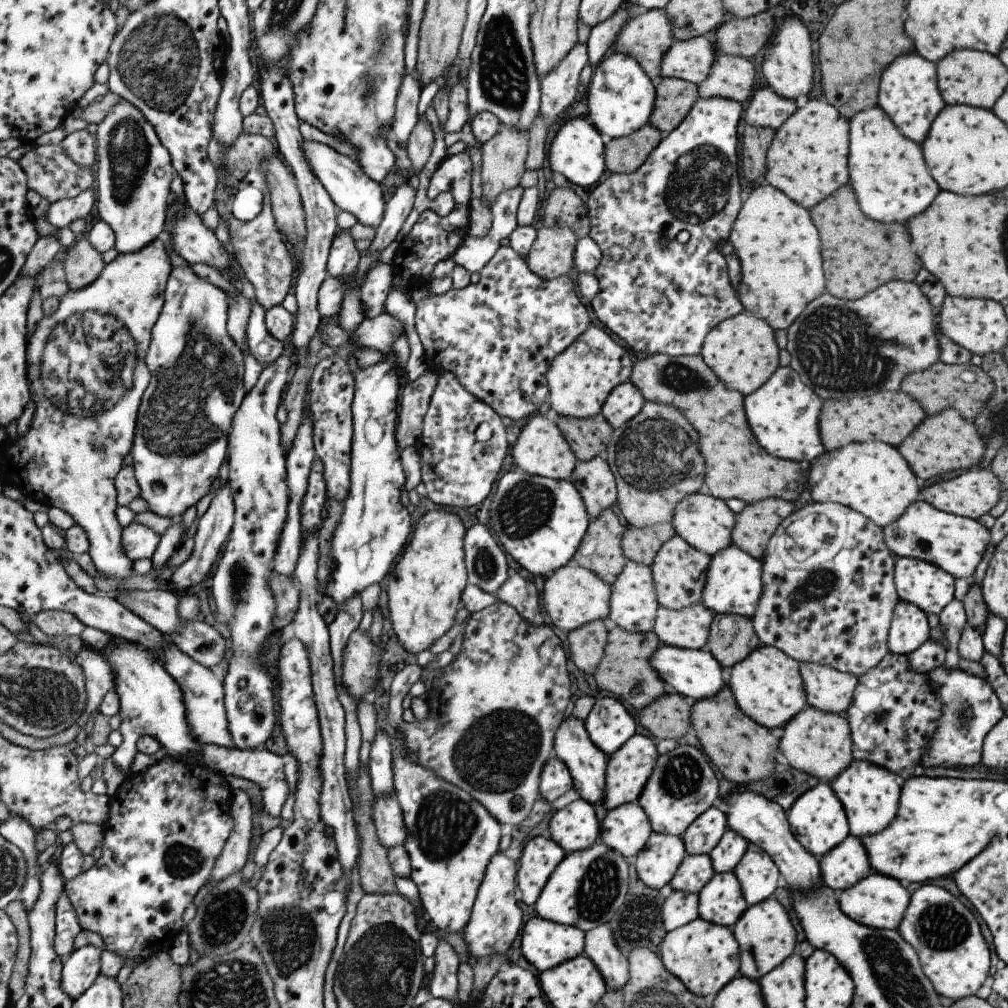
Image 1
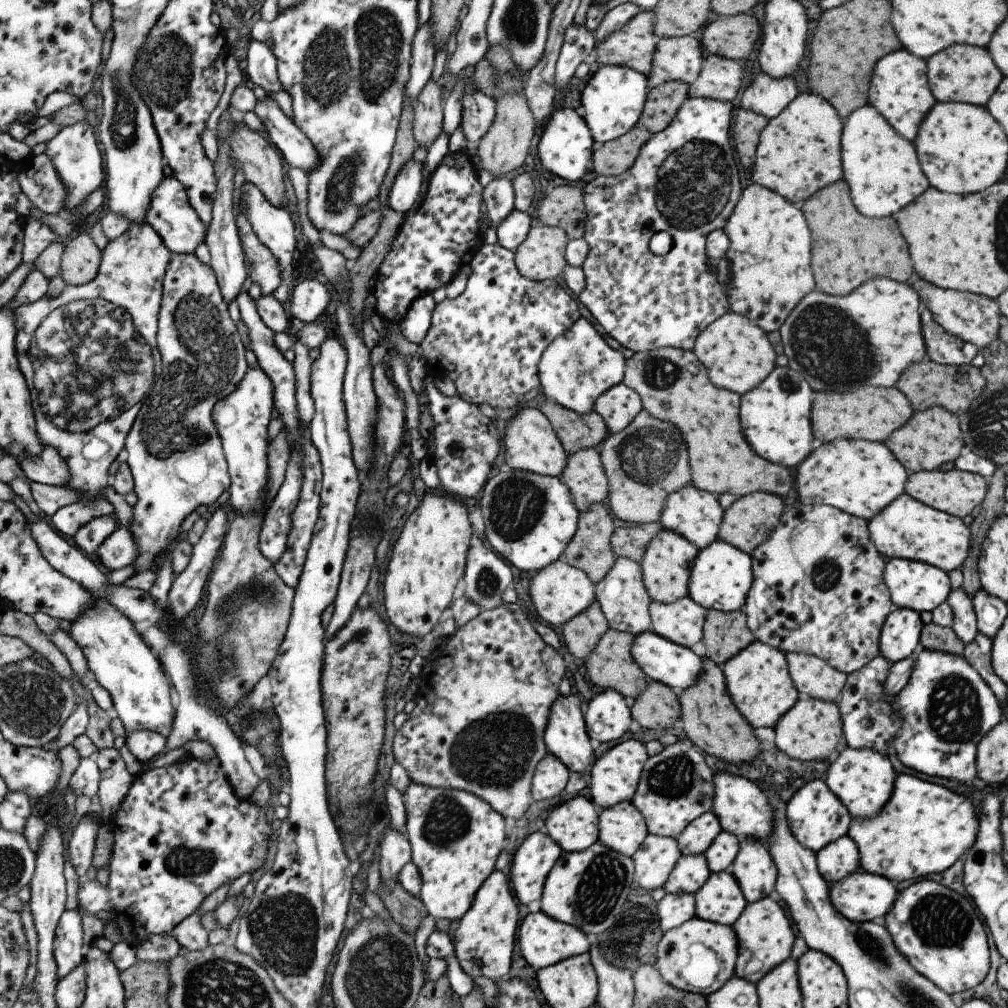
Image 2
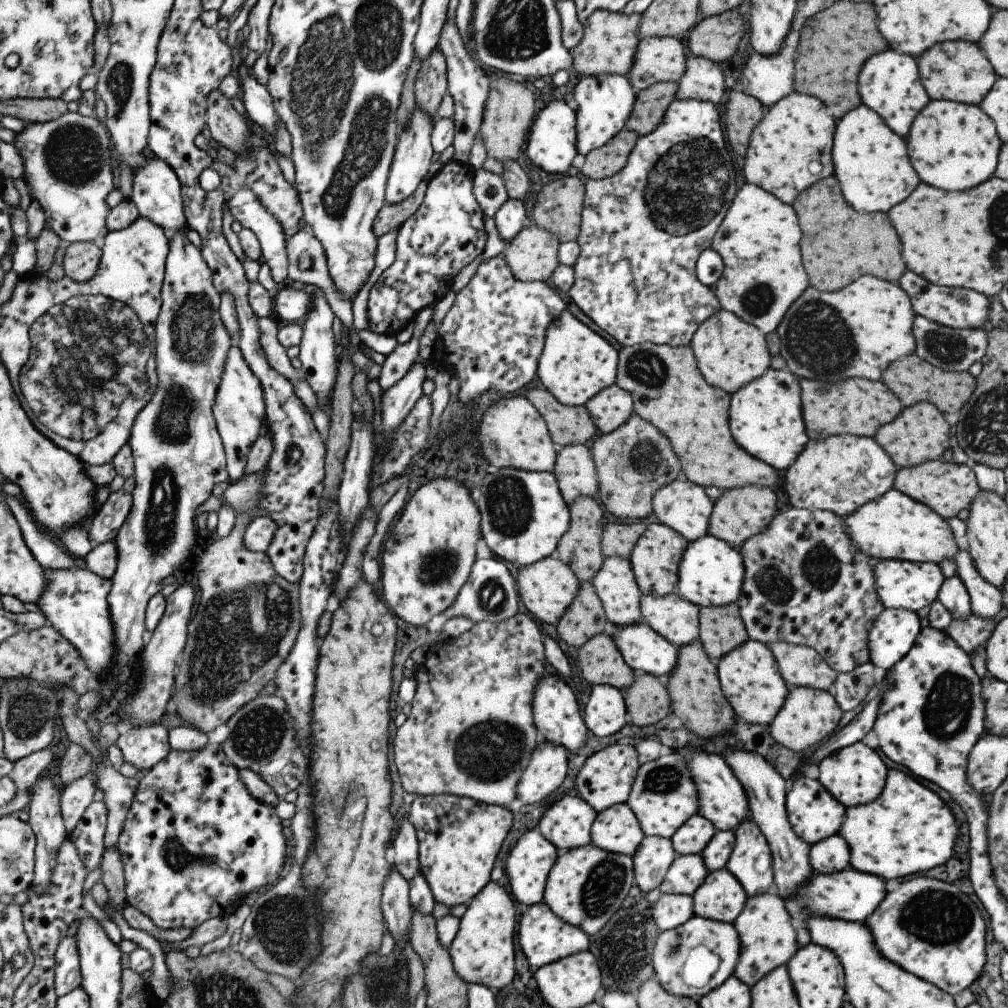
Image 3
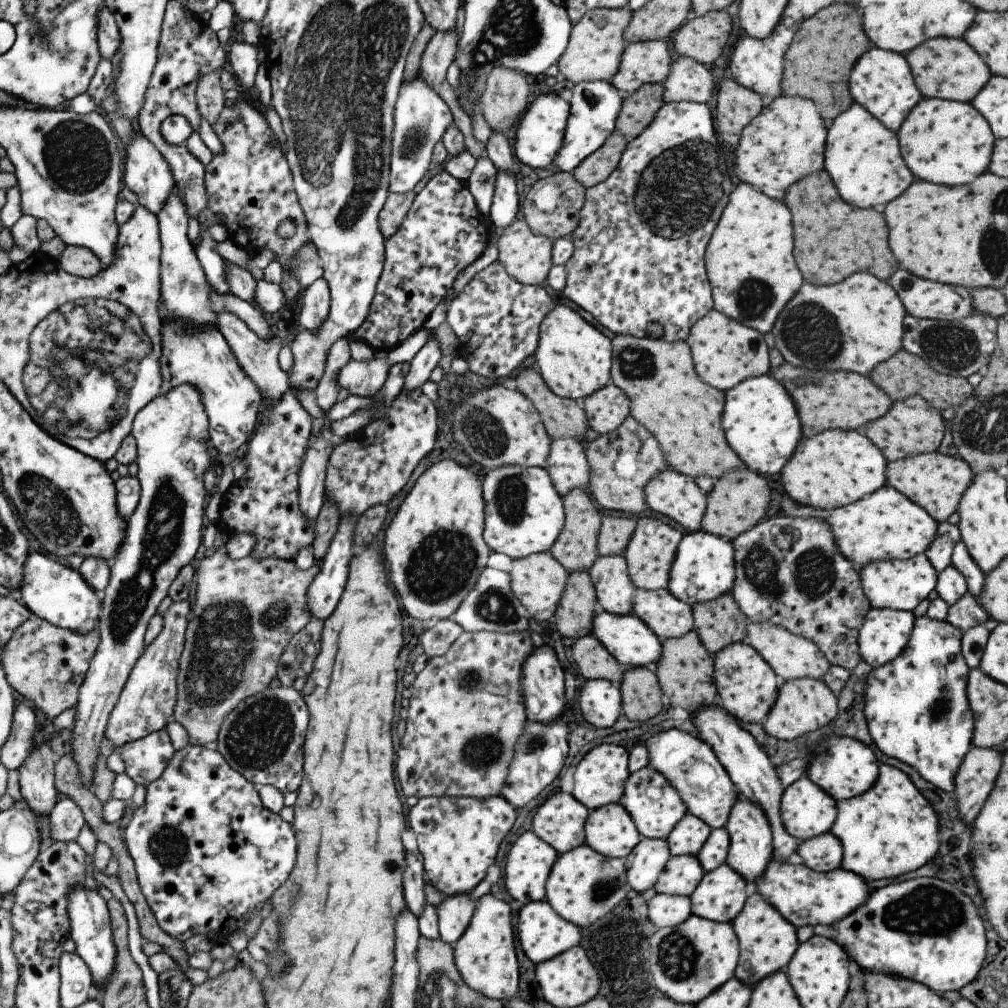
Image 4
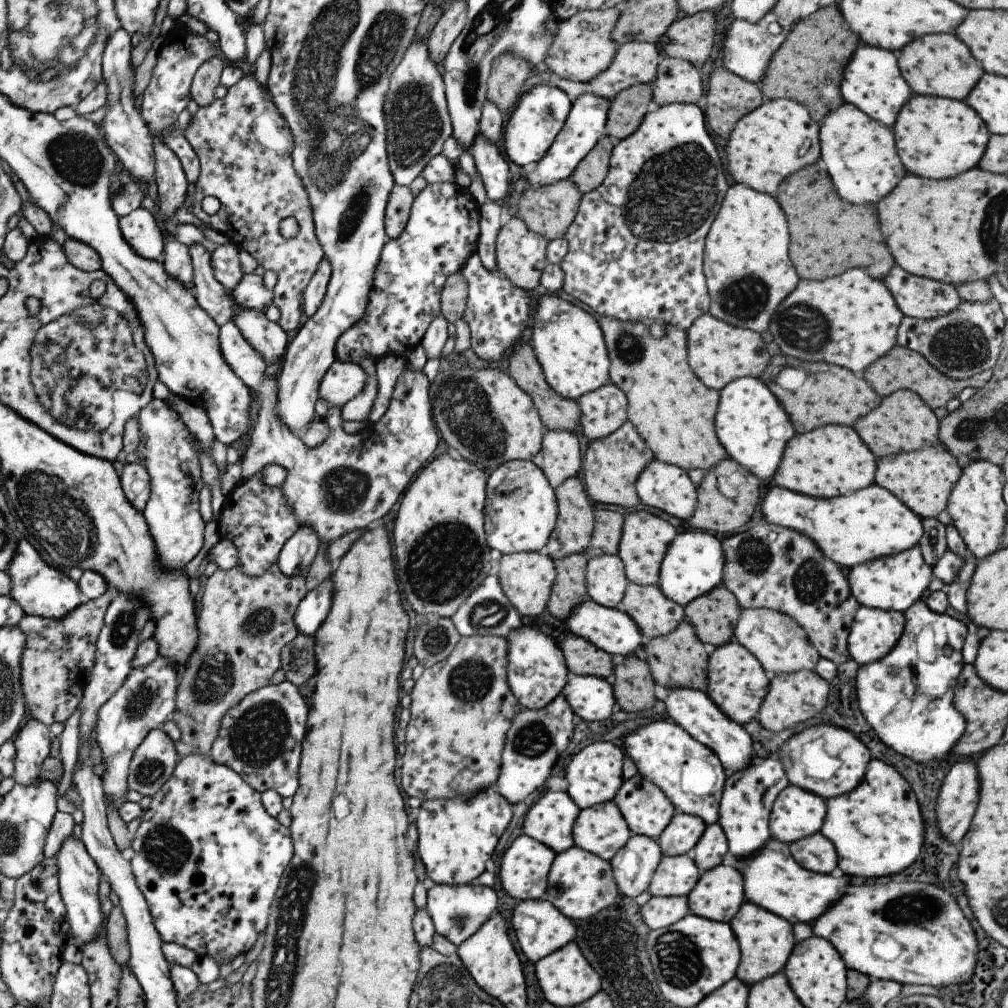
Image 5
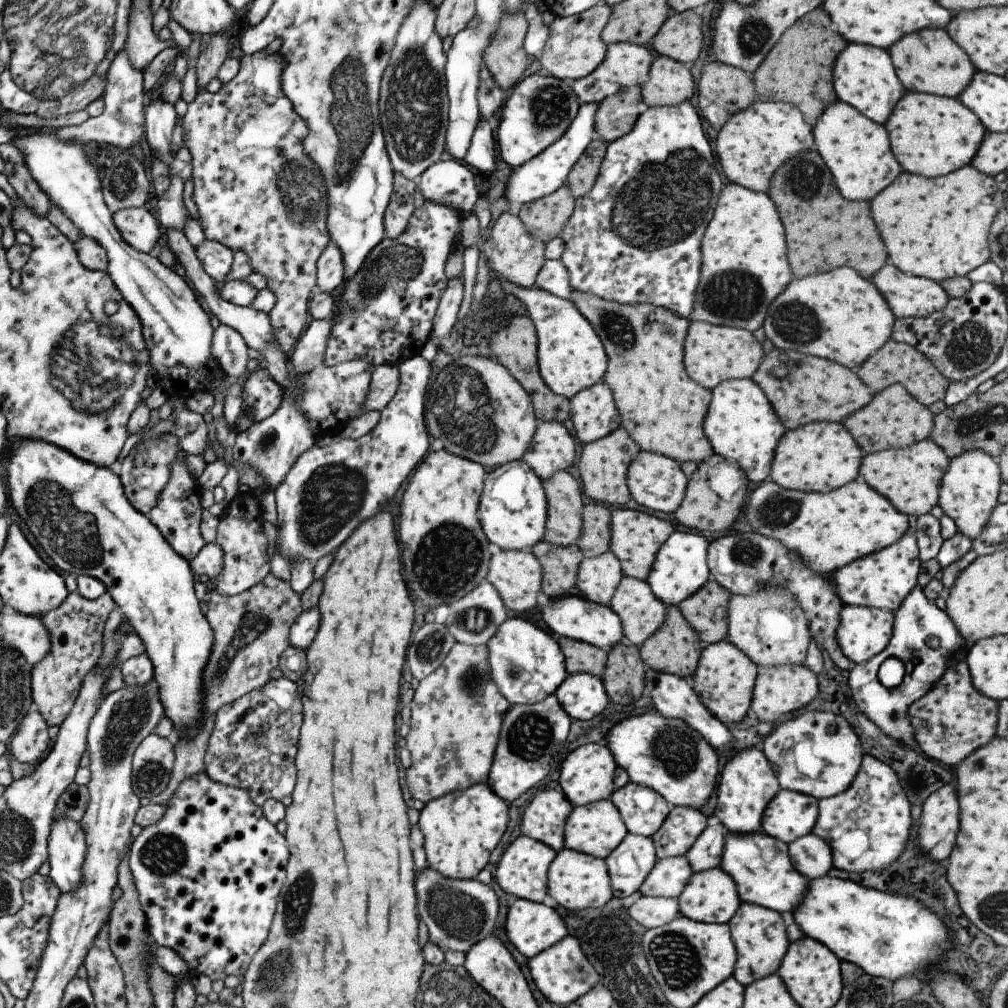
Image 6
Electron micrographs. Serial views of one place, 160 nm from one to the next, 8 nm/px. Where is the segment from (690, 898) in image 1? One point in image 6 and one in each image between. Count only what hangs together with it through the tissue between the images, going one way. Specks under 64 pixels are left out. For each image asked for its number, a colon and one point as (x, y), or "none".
2: (673, 909)
3: (669, 911)
4: (662, 910)
5: (657, 912)
6: (650, 912)

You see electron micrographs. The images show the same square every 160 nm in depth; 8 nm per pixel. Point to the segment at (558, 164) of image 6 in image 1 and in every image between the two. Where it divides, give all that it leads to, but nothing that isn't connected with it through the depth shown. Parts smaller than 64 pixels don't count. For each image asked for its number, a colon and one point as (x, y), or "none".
1: (620, 98)
2: (612, 98)
3: (604, 102)
4: (594, 105)
5: (585, 124)

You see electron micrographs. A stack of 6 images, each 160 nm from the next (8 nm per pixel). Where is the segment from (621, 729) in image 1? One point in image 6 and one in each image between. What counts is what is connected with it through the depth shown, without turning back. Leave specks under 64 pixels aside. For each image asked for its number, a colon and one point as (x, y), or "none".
2: (606, 716)
3: (604, 713)
4: (599, 703)
5: (590, 698)
6: (581, 695)

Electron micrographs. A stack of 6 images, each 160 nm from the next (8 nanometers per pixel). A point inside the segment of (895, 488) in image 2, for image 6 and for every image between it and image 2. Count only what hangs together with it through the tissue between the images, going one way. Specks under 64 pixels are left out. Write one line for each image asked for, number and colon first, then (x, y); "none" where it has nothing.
3: (838, 474)
4: (833, 468)
5: (828, 461)
6: (821, 456)

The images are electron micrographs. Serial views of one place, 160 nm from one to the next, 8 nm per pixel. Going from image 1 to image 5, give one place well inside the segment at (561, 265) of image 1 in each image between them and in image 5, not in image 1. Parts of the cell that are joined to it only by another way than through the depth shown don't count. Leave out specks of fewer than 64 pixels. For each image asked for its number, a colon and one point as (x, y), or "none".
2: (540, 256)
3: (531, 254)
4: (526, 257)
5: (520, 253)

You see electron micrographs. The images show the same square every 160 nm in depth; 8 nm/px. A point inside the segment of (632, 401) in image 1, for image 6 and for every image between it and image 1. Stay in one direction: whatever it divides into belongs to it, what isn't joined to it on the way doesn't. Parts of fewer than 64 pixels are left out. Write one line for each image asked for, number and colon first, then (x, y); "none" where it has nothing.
2: (618, 405)
3: (609, 408)
4: (605, 409)
5: (603, 410)
6: (593, 413)

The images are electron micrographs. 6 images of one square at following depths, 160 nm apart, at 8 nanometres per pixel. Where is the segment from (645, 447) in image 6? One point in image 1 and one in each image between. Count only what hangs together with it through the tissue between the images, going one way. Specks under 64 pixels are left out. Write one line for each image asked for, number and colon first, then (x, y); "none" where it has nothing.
1: (736, 467)
2: (672, 385)
3: (692, 415)
4: (683, 413)
5: (671, 409)

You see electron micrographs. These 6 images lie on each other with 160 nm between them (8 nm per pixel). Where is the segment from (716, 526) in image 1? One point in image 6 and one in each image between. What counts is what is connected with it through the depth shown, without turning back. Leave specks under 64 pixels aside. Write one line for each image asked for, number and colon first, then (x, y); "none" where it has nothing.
2: (694, 514)
3: (681, 505)
4: (675, 495)
5: (666, 487)
6: (654, 481)

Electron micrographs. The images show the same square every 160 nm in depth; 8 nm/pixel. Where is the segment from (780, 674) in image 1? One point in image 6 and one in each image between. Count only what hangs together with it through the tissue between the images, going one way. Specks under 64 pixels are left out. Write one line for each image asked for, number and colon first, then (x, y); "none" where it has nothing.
2: (757, 681)
3: (748, 675)
4: (746, 687)
5: (735, 681)
6: (724, 677)

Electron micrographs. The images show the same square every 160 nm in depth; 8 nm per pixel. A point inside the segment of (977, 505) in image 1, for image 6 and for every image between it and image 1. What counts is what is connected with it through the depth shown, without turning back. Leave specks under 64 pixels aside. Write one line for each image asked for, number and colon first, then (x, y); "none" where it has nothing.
2: (956, 492)
3: (946, 487)
4: (935, 482)
5: (921, 479)
6: (908, 478)

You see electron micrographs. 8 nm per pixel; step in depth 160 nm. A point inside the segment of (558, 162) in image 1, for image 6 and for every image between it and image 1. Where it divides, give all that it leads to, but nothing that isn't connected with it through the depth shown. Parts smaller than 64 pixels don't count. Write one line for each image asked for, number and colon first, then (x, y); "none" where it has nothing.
2: (564, 145)
3: (550, 142)
4: (539, 133)
5: (539, 114)
6: (540, 108)

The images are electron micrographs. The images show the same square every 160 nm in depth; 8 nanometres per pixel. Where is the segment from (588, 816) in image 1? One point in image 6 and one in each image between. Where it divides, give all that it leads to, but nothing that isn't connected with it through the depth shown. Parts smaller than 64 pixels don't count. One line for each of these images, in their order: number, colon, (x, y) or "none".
2: (573, 825)
3: (566, 823)
4: (559, 821)
5: (549, 820)
6: (543, 818)

